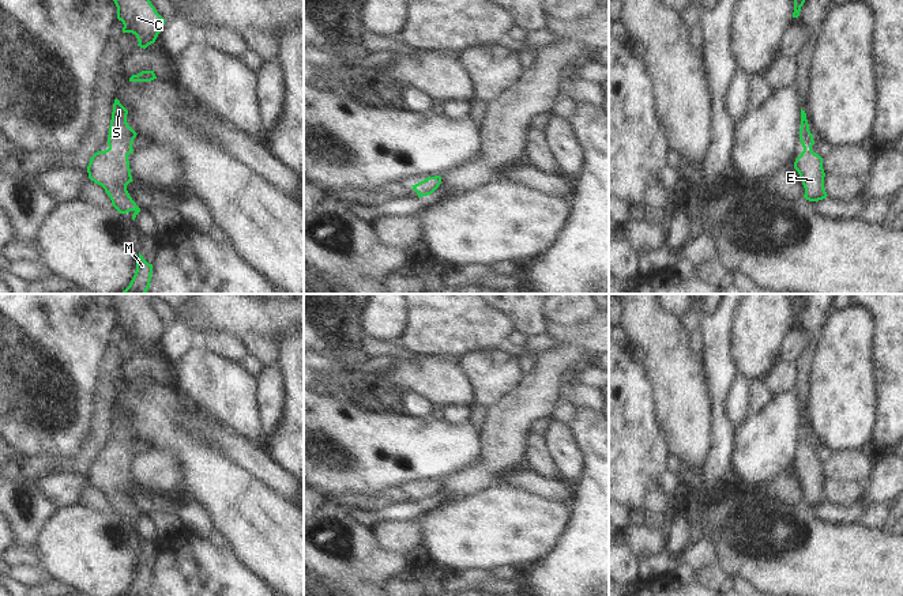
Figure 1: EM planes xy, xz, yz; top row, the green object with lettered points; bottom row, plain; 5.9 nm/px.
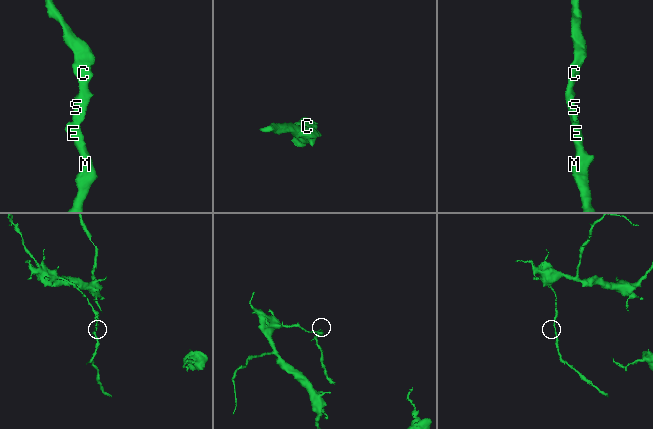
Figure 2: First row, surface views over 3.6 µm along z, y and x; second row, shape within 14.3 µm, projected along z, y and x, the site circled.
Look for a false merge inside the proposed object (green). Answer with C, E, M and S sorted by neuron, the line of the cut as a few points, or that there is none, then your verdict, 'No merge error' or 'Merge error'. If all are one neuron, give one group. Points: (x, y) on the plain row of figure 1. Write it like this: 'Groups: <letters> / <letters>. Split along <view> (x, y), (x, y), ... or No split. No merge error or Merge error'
Groups: C E M S. No split. No merge error

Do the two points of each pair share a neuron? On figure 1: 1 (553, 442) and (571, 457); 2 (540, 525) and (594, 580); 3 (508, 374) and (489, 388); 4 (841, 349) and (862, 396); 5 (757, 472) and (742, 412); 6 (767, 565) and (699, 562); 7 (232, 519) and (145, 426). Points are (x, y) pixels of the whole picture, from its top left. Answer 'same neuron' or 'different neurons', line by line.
1: same neuron
2: different neurons
3: same neuron
4: same neuron
5: different neurons
6: different neurons
7: same neuron

